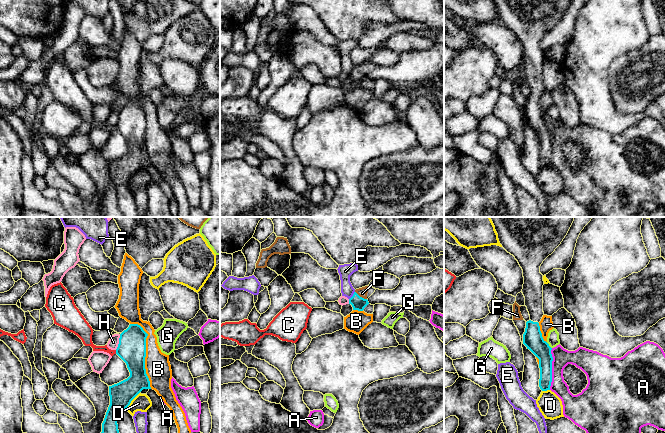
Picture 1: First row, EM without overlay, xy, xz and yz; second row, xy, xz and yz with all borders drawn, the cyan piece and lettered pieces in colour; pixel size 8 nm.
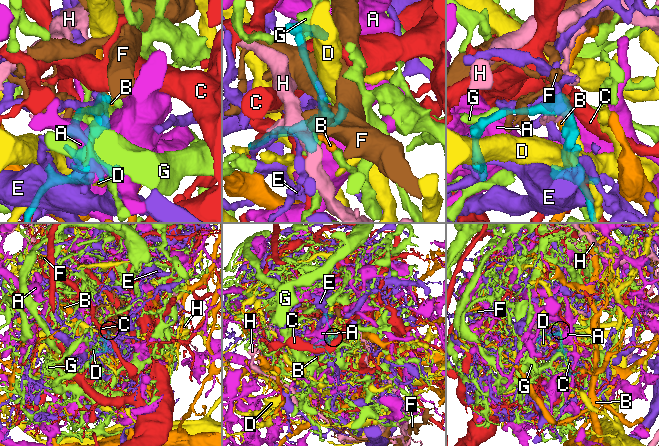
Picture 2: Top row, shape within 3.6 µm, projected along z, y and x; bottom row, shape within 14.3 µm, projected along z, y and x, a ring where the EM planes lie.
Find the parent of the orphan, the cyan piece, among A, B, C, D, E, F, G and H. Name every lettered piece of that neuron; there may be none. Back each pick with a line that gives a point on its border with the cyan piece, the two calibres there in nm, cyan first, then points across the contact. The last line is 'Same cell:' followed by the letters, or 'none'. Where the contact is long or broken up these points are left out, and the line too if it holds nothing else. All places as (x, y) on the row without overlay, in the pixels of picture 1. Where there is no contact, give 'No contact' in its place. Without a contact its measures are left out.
Same cell: none

